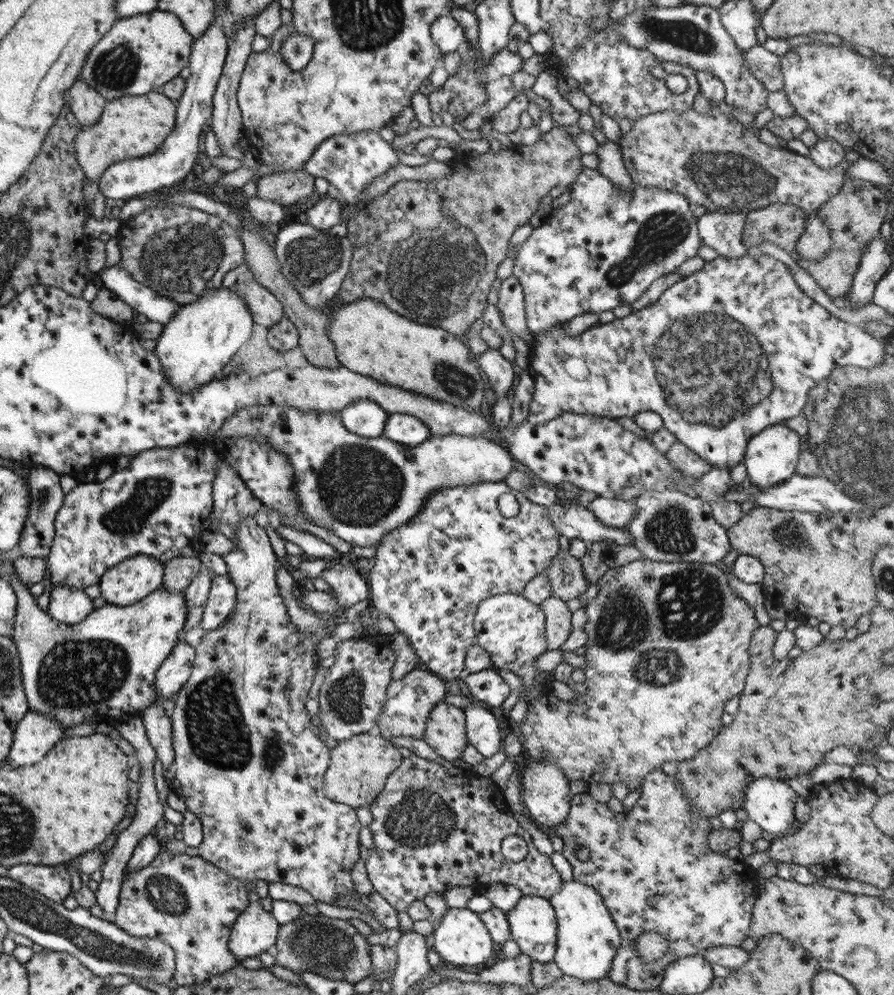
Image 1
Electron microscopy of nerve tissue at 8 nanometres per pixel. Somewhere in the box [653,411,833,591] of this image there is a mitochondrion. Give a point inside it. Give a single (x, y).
(786, 532)

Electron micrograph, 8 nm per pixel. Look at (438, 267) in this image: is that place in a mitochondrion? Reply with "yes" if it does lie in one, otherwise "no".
yes

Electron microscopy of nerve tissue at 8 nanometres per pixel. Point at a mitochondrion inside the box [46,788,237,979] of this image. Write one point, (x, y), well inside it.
(166, 895)

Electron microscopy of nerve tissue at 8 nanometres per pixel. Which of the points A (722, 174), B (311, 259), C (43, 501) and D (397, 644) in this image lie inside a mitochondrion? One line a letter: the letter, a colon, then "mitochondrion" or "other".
A: mitochondrion
B: mitochondrion
C: mitochondrion
D: other

